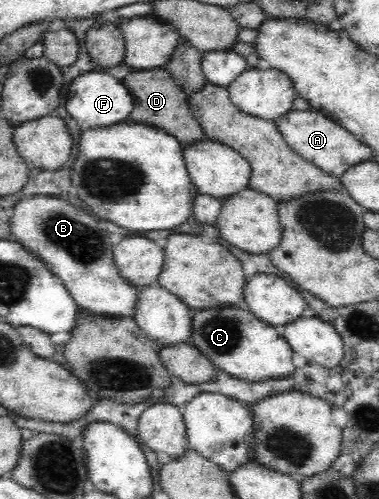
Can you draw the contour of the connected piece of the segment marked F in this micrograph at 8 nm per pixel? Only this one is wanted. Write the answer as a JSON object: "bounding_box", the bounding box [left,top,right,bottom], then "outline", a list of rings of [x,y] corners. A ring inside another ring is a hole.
{"bounding_box":[65,69,133,131],"outline":[[[95,69],[75,77],[67,93],[69,95],[65,101],[65,109],[82,131],[91,127],[113,126],[126,119],[133,109],[133,97],[123,80],[118,80],[115,76],[103,71],[97,72]]]}

